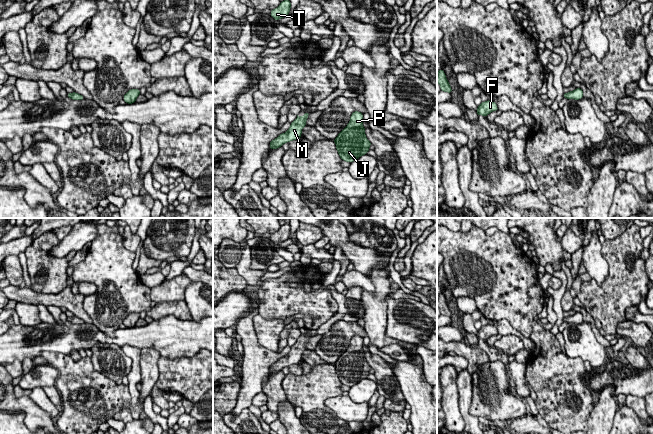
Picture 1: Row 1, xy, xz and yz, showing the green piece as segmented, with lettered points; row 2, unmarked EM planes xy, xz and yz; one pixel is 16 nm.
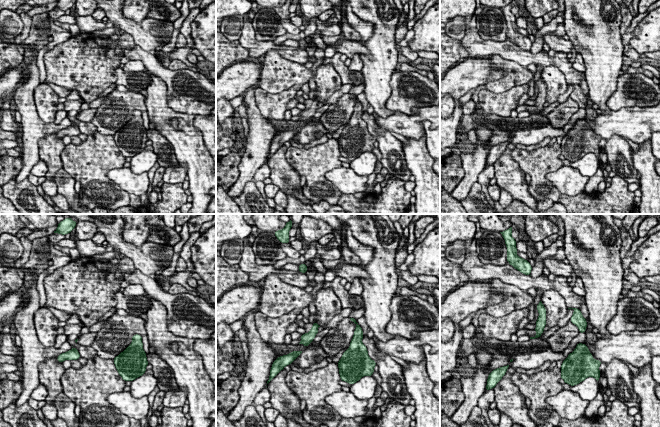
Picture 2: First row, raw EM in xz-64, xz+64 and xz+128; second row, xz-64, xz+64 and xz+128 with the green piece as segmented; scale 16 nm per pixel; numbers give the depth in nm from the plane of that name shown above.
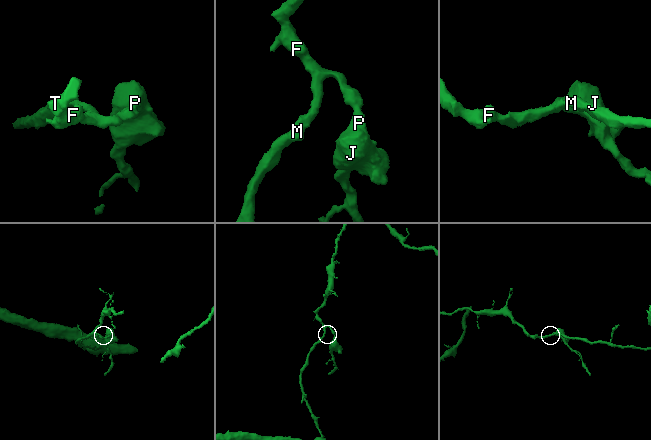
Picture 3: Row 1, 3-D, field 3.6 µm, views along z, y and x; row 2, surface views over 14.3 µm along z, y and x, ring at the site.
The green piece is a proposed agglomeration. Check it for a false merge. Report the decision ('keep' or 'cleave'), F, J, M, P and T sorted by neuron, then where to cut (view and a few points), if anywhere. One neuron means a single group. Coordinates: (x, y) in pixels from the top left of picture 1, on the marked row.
keep; F J M P T; no cut

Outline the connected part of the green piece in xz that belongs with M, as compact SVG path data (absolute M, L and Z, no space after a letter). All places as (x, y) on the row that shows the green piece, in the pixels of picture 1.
M306 112L302 117L297 115L296 119L291 122L290 128L287 132L280 134L277 138L272 140L269 144L270 149L277 149L281 147L284 143L299 140L302 135L302 129L307 126L306 120L309 116L309 112Z

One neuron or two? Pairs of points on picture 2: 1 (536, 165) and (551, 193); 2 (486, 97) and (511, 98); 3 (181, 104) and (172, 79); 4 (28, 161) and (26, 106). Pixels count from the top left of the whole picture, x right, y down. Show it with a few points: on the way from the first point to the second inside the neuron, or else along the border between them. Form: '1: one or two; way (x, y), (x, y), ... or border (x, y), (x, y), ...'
1: one; way (538, 172), (538, 180), (544, 186)
2: one; way (492, 99), (505, 99)
3: one; way (181, 98), (181, 91), (178, 85)
4: one; way (30, 147), (30, 120)

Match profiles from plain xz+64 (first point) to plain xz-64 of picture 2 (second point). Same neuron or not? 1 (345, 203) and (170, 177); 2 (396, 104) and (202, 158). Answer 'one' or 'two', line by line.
1: two
2: two

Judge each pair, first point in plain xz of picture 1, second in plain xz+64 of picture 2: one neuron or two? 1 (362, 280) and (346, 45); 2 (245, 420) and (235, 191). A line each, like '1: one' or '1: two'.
1: one
2: two

